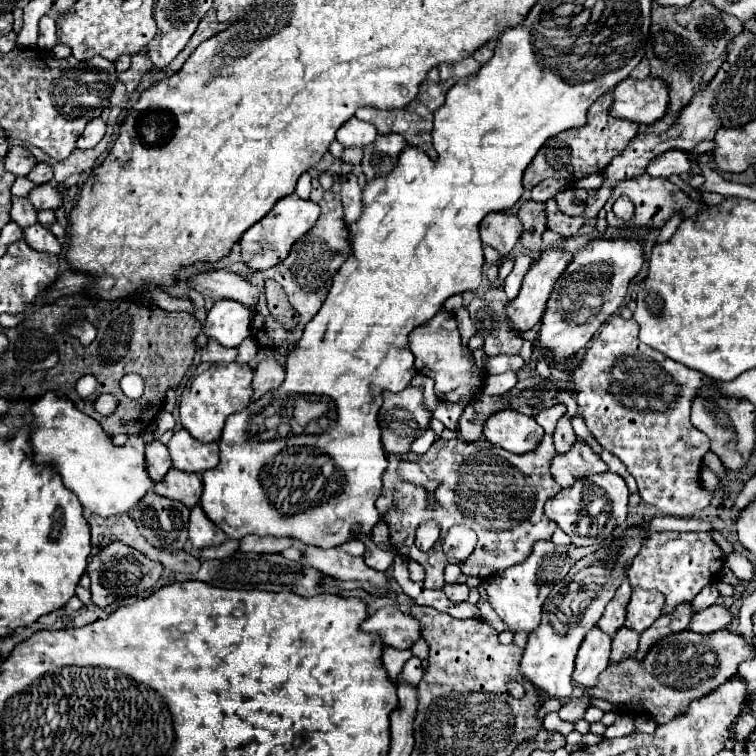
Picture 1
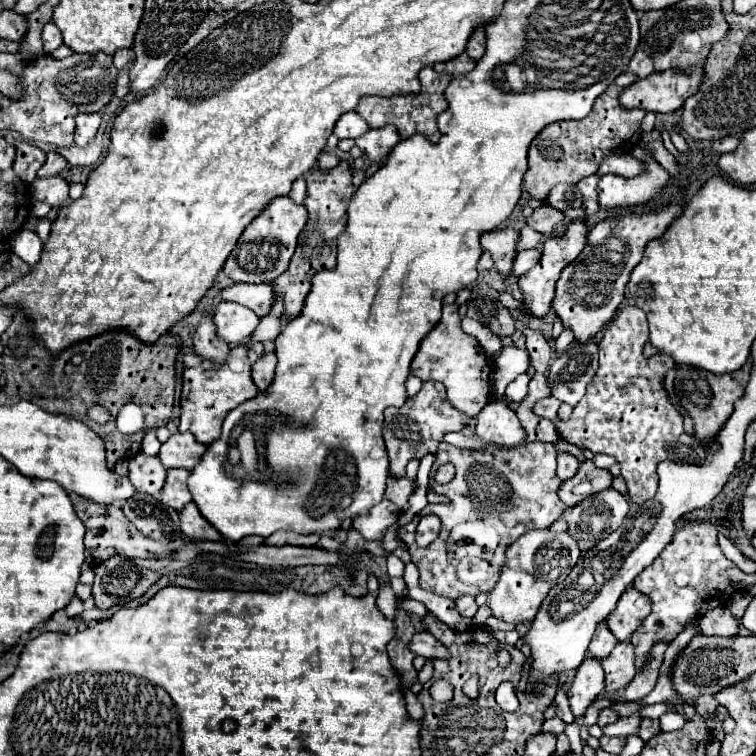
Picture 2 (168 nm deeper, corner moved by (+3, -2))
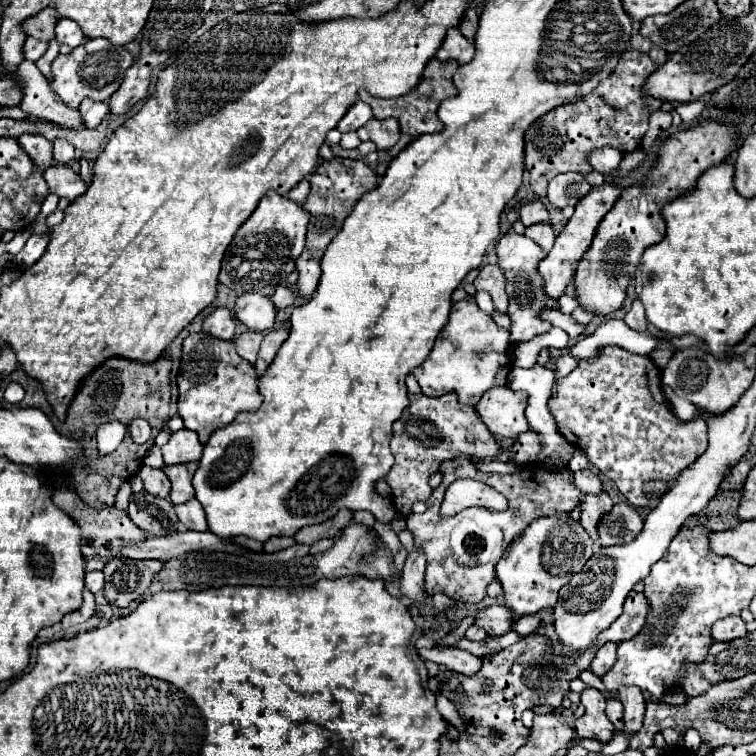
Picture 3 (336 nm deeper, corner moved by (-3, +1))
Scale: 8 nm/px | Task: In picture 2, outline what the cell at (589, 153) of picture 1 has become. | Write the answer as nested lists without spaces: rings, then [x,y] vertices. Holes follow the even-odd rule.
[[[630,72],[620,74],[608,90],[596,98],[592,112],[584,120],[566,120],[566,122],[554,122],[546,126],[536,138],[534,144],[530,144],[528,152],[528,170],[524,174],[524,190],[536,198],[544,200],[548,192],[556,184],[576,184],[578,180],[592,176],[598,172],[604,156],[616,156],[616,154],[628,154],[632,152],[640,142],[640,122],[646,112],[642,110],[624,110],[618,102],[618,96],[626,86],[636,82],[636,76]]]

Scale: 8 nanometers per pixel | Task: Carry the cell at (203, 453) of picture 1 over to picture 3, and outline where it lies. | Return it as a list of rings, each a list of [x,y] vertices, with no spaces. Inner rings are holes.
[[[188,429],[172,433],[170,441],[162,447],[162,457],[166,465],[198,461],[200,455],[202,455],[202,443],[198,441],[198,435]]]

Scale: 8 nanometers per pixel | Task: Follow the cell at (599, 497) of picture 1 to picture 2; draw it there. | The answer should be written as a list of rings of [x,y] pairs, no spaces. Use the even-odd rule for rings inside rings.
[[[610,486],[590,498],[584,498],[576,506],[566,508],[562,518],[568,522],[568,534],[578,542],[580,550],[586,552],[606,538],[606,534],[622,526],[626,514],[628,500]]]

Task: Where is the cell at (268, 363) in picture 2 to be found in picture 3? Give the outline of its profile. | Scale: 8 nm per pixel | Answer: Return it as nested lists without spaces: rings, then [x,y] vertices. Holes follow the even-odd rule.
[[[276,329],[276,331],[270,331],[264,335],[264,341],[262,341],[262,347],[260,347],[260,353],[258,353],[258,361],[254,363],[254,369],[258,375],[262,375],[268,365],[274,361],[280,345],[288,339],[288,329]]]

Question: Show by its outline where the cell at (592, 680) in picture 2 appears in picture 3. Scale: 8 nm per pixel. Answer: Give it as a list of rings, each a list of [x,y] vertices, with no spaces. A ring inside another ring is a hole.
[[[588,687],[586,691],[582,691],[582,705],[584,705],[584,715],[574,723],[576,729],[574,741],[596,739],[600,743],[608,743],[616,729],[604,713],[606,699],[602,697],[602,693]]]

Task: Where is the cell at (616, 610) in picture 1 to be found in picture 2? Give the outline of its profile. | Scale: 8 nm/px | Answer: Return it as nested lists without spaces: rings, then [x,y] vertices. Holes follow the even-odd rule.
[[[606,620],[604,622],[598,622],[596,632],[594,632],[594,638],[592,638],[590,646],[588,646],[588,654],[594,656],[594,658],[598,658],[598,660],[600,658],[606,658],[612,652],[612,648],[616,646],[616,642],[618,640],[610,632],[610,628],[606,626]]]

